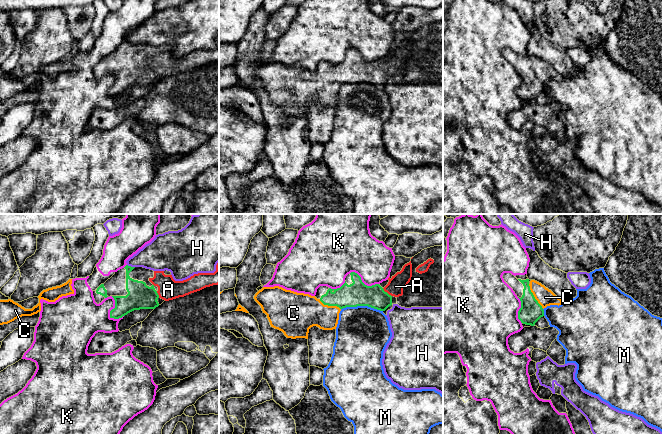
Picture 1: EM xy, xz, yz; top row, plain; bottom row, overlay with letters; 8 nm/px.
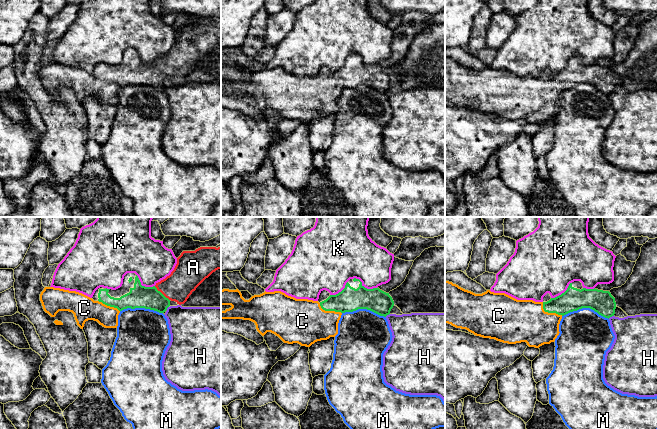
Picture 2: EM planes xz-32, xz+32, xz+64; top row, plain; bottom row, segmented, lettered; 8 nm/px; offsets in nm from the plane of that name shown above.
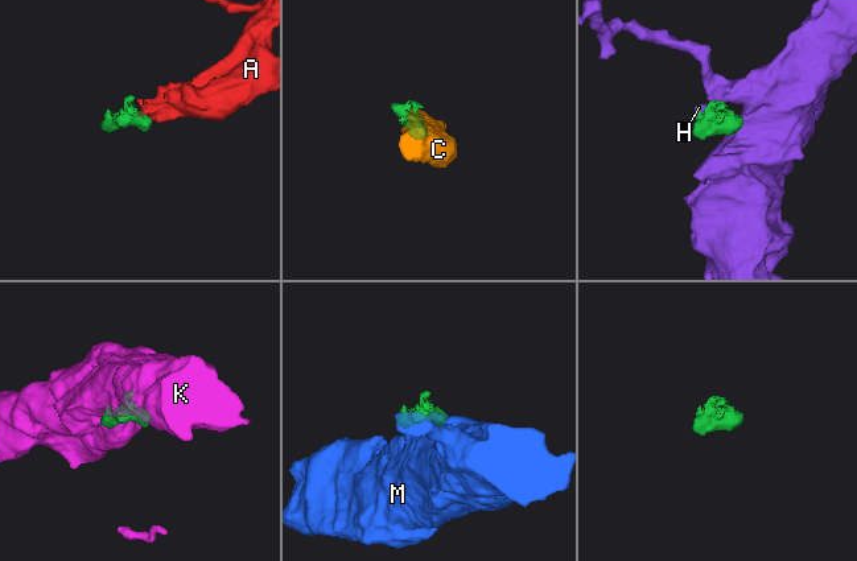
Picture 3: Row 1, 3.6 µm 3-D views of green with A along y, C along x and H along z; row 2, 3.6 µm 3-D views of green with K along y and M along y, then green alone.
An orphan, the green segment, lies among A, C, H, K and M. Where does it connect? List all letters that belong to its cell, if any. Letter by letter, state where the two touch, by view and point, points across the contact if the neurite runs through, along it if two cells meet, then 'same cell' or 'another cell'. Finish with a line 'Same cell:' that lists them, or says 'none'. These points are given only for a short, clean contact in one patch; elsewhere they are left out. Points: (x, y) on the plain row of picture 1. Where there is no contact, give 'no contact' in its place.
A: xz (386, 68) | across xz (356, 70), (386, 68), (395, 62) | same cell
C: yz (533, 72) | across yz (531, 87), (533, 72), (545, 73) | same cell
H: xy (130, 42) | another cell
K: xy (110, 88) | another cell
M: xz (362, 81) | another cell
Same cell: A, C

